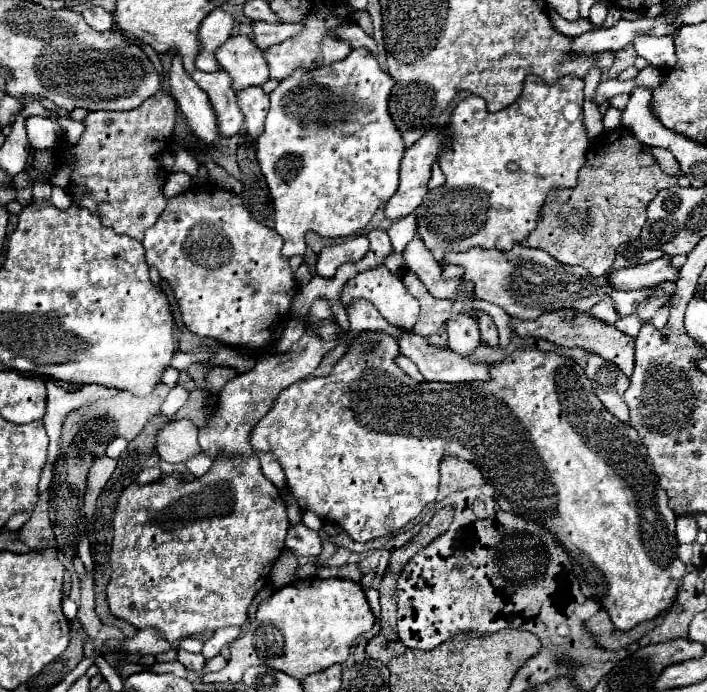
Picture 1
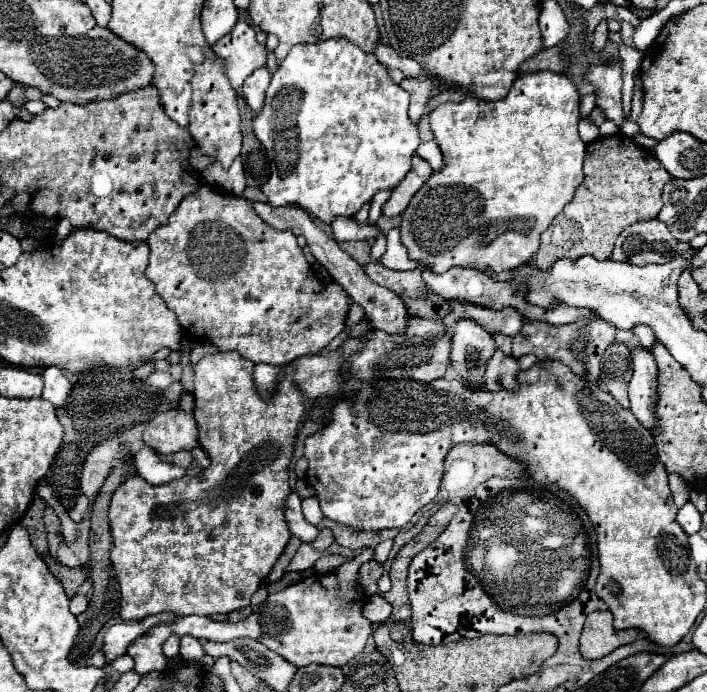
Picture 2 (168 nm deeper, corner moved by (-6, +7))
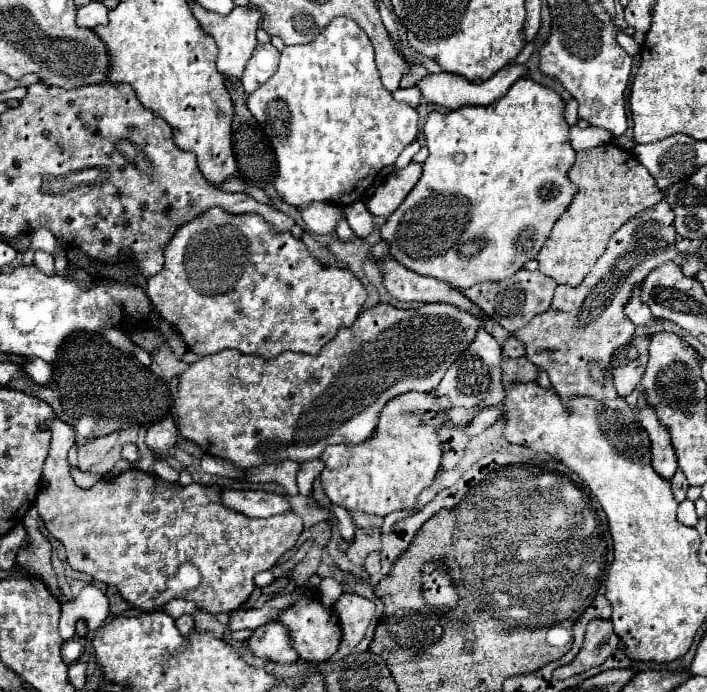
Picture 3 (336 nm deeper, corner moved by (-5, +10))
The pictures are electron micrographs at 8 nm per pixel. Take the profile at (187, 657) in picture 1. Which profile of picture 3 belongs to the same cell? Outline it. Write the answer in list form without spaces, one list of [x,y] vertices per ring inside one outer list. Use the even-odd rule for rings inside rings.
[[[183,614],[183,616],[179,616],[177,620],[175,620],[175,626],[177,626],[177,630],[181,632],[181,636],[189,636],[191,634],[191,630],[193,630],[193,626],[195,626],[195,622],[193,622],[193,618],[189,616],[189,614]]]

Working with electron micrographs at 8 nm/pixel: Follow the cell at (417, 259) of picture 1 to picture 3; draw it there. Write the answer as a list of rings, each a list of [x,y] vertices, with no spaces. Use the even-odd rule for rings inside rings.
[[[521,270],[511,278],[499,280],[499,282],[481,282],[475,284],[473,288],[465,290],[465,296],[477,304],[493,322],[497,322],[501,328],[505,328],[507,332],[517,332],[519,328],[523,328],[525,324],[529,324],[529,320],[541,312],[545,312],[549,308],[549,304],[553,302],[553,294],[555,294],[557,282],[551,280],[549,276],[537,272],[529,272],[529,270]]]

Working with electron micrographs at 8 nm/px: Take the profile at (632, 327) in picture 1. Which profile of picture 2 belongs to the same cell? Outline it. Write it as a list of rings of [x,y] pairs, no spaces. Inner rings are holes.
[[[646,325],[632,327],[632,333],[636,335],[638,343],[640,343],[644,349],[650,349],[650,347],[654,345],[654,341],[656,341],[656,337],[654,337],[654,331],[652,331],[650,327],[646,327]]]

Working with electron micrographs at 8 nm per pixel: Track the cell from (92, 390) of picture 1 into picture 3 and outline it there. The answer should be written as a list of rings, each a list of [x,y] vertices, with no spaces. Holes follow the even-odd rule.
[[[27,358],[21,364],[21,370],[25,374],[29,374],[37,384],[49,384],[51,376],[53,376],[53,368],[49,364],[45,364],[45,360],[37,360],[37,358]]]

